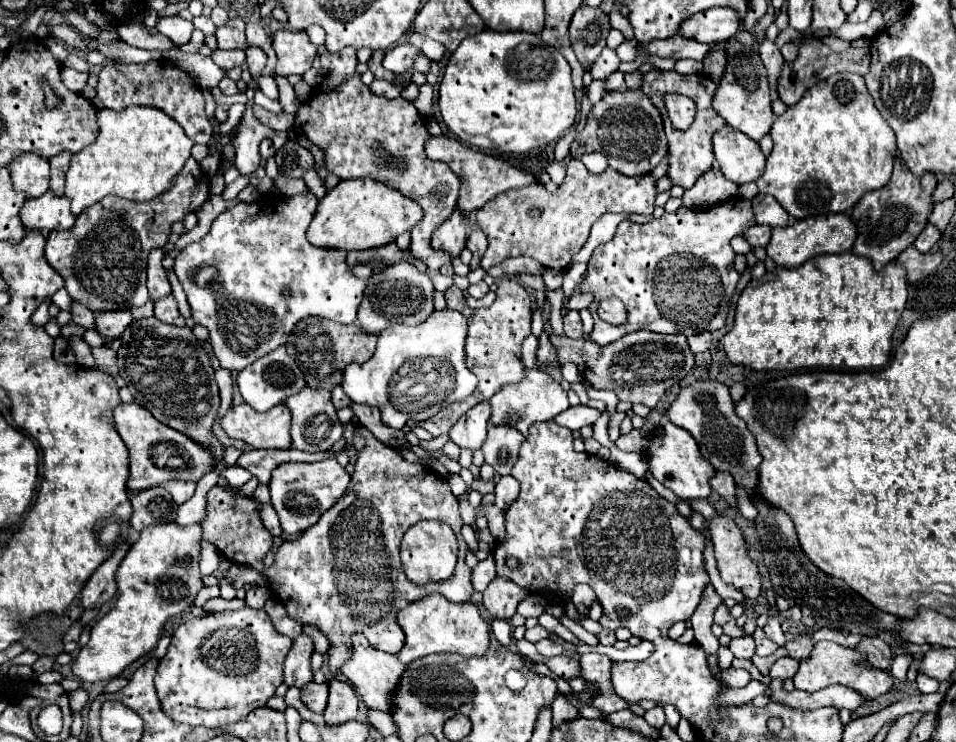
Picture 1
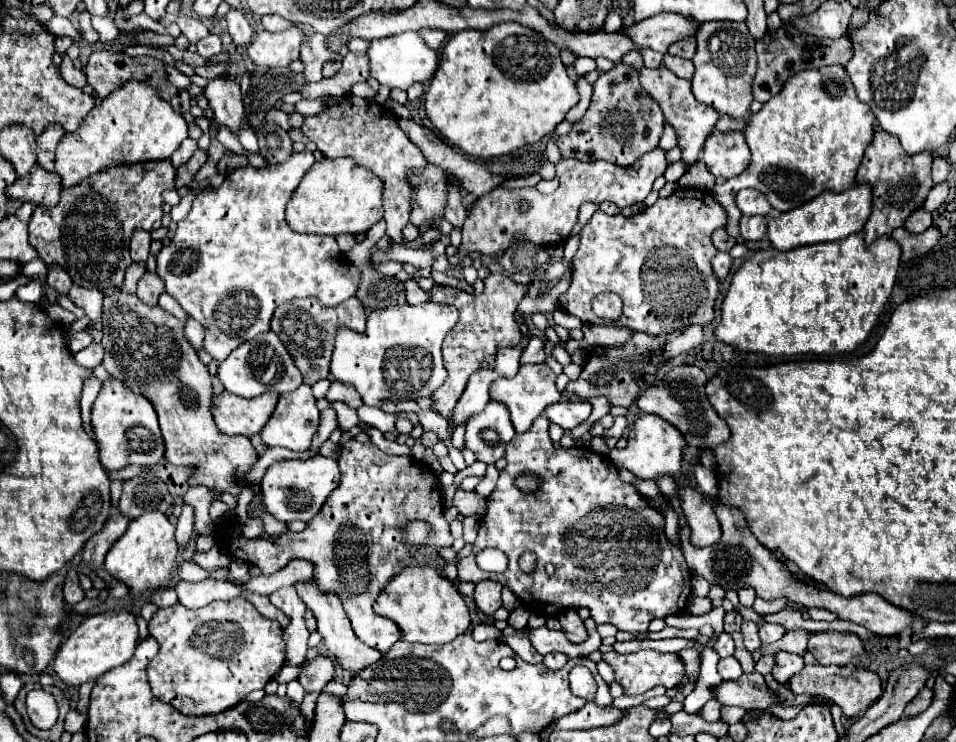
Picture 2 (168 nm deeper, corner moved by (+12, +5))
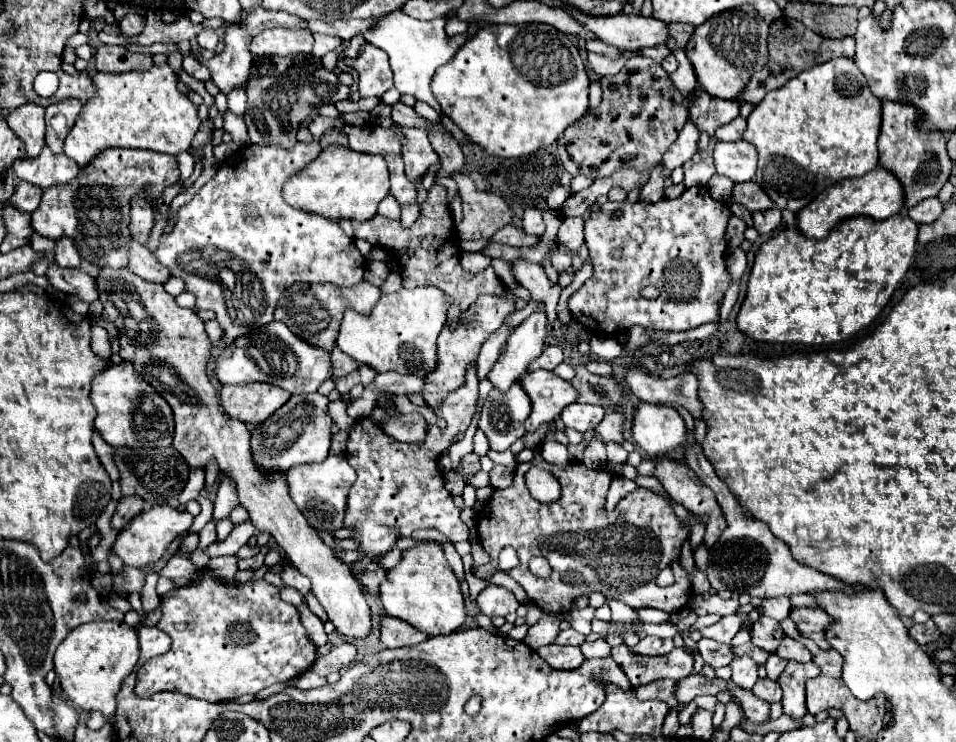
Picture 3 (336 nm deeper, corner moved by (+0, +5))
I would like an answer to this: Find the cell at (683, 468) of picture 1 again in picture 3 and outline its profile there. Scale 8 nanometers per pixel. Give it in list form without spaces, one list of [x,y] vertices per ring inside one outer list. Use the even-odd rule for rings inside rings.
[[[639,402],[635,406],[631,434],[647,456],[657,458],[681,446],[687,430],[683,418],[673,408]]]

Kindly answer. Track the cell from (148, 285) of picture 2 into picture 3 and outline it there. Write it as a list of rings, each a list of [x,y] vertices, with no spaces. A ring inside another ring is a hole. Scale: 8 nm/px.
[[[129,238],[129,270],[137,276],[149,280],[149,282],[167,282],[171,276],[165,266],[161,266],[155,256],[147,250],[147,246],[141,246],[137,240]]]

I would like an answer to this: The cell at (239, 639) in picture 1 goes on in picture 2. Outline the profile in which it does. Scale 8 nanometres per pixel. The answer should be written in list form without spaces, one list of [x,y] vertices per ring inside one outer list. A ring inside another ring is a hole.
[[[245,598],[211,602],[199,610],[189,610],[183,604],[159,608],[149,622],[149,632],[159,642],[159,654],[147,666],[151,690],[159,700],[171,704],[185,716],[219,714],[237,706],[249,692],[265,688],[285,664],[285,644],[281,640],[279,622],[263,618]]]

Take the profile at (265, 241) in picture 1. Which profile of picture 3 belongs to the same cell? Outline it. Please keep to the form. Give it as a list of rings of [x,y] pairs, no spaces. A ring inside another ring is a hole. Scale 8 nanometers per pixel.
[[[317,140],[313,142],[297,142],[293,146],[293,150],[281,150],[279,146],[245,146],[245,148],[239,148],[233,156],[229,156],[227,160],[219,162],[217,164],[217,174],[201,188],[195,192],[195,196],[179,208],[177,212],[177,220],[175,220],[175,226],[169,234],[163,234],[161,236],[161,242],[157,246],[157,250],[153,252],[153,256],[169,268],[169,272],[173,276],[179,276],[185,280],[185,286],[187,286],[187,292],[193,292],[197,296],[197,308],[199,310],[213,310],[217,314],[217,320],[221,324],[221,328],[225,330],[225,344],[231,344],[233,338],[249,332],[251,328],[259,328],[259,326],[265,326],[273,320],[273,310],[275,310],[275,304],[277,304],[277,298],[281,296],[281,292],[289,286],[293,286],[295,282],[331,282],[331,284],[337,284],[337,286],[355,286],[363,280],[363,270],[365,270],[365,258],[363,254],[357,250],[353,238],[349,238],[341,226],[337,222],[329,222],[329,218],[321,218],[319,214],[303,214],[303,210],[297,210],[293,206],[289,206],[285,200],[283,200],[283,184],[287,178],[291,178],[293,174],[297,174],[299,170],[303,170],[303,166],[307,162],[311,162],[313,158],[317,158],[317,154],[321,152],[321,146]]]

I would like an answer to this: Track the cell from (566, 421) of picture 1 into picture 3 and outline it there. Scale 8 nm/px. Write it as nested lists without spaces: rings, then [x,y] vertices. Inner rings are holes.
[[[577,402],[561,412],[563,424],[567,428],[575,428],[581,434],[587,430],[595,430],[597,424],[603,420],[603,416],[605,416],[605,410],[601,406],[577,404]]]

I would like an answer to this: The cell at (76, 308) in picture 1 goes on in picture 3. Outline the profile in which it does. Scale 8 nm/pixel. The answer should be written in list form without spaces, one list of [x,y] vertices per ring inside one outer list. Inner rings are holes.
[[[61,236],[55,240],[55,260],[63,268],[79,268],[79,254],[69,236]]]

